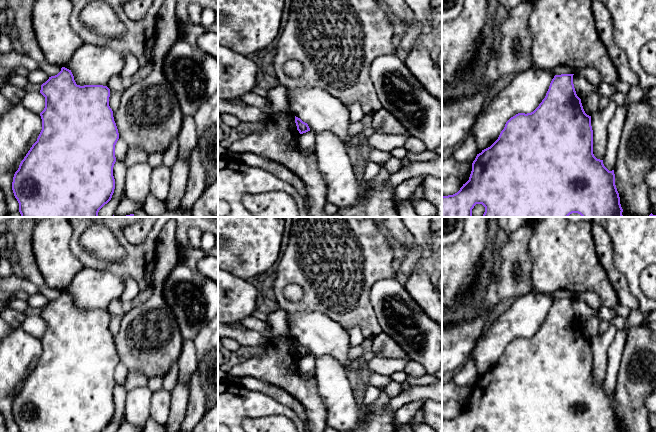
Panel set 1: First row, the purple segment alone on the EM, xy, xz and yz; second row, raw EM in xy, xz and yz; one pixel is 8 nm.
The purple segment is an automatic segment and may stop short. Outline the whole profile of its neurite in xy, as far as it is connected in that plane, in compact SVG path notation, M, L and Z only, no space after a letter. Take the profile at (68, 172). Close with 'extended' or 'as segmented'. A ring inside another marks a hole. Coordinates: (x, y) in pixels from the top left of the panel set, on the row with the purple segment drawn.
M62 67L57 75L49 77L41 85L40 93L45 97L45 108L40 113L42 130L37 141L21 161L12 182L12 190L19 203L21 217L98 217L99 210L111 200L115 189L113 167L116 162L115 145L119 139L119 133L114 121L113 111L109 106L110 89L103 85L77 85L71 70Z; as segmented

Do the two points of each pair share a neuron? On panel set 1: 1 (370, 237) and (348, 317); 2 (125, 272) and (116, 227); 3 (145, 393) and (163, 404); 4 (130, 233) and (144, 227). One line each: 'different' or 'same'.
1: same
2: same
3: different
4: same

